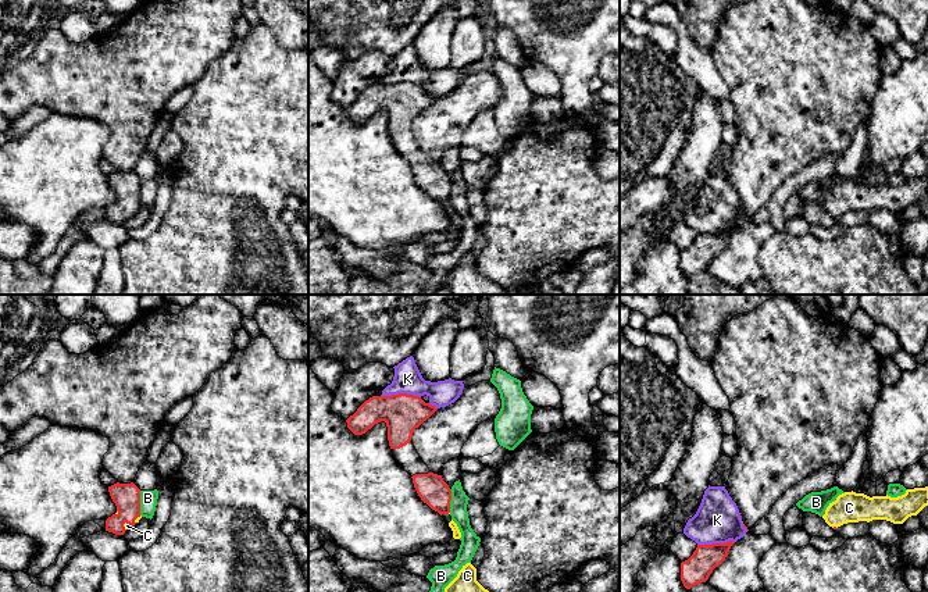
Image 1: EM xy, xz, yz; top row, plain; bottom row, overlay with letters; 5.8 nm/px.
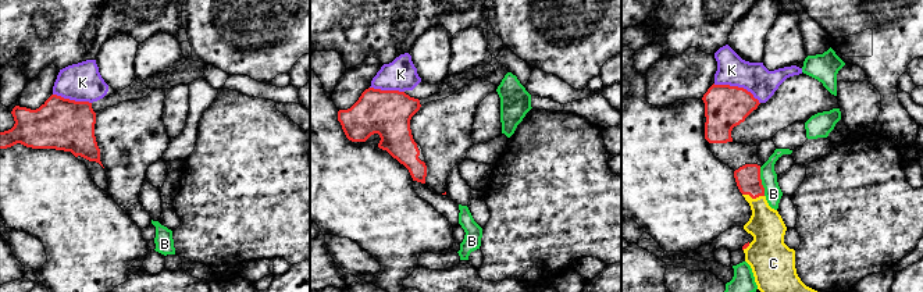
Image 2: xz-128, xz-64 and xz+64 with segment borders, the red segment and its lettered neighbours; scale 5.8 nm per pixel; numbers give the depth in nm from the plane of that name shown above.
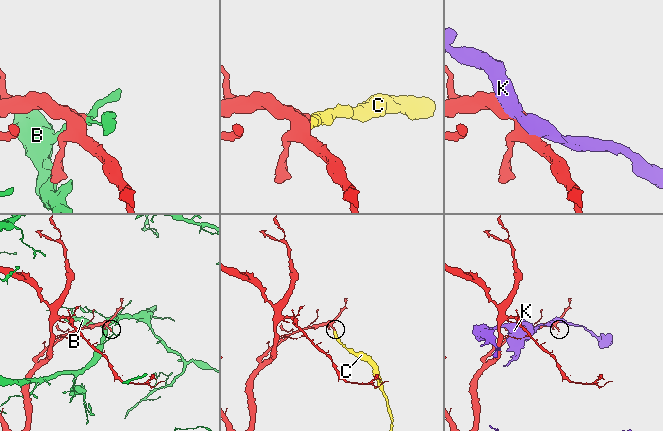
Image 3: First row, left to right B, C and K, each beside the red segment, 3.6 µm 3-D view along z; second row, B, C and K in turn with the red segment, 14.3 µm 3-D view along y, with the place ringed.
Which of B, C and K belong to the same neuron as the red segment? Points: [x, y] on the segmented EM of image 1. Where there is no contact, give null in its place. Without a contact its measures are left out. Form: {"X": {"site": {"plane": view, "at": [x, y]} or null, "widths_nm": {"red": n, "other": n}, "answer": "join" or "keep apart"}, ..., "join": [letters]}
{"B": {"site": {"plane": "xy", "at": [139, 503]}, "widths_nm": {"red": 160, "other": 100}, "answer": "keep apart"}, "C": {"site": {"plane": "xy", "at": [127, 523]}, "widths_nm": {"red": 160, "other": 30}, "answer": "join"}, "K": {"site": {"plane": "xz", "at": [400, 393]}, "widths_nm": {"red": 220, "other": 160}, "answer": "keep apart"}, "join": ["C"]}

